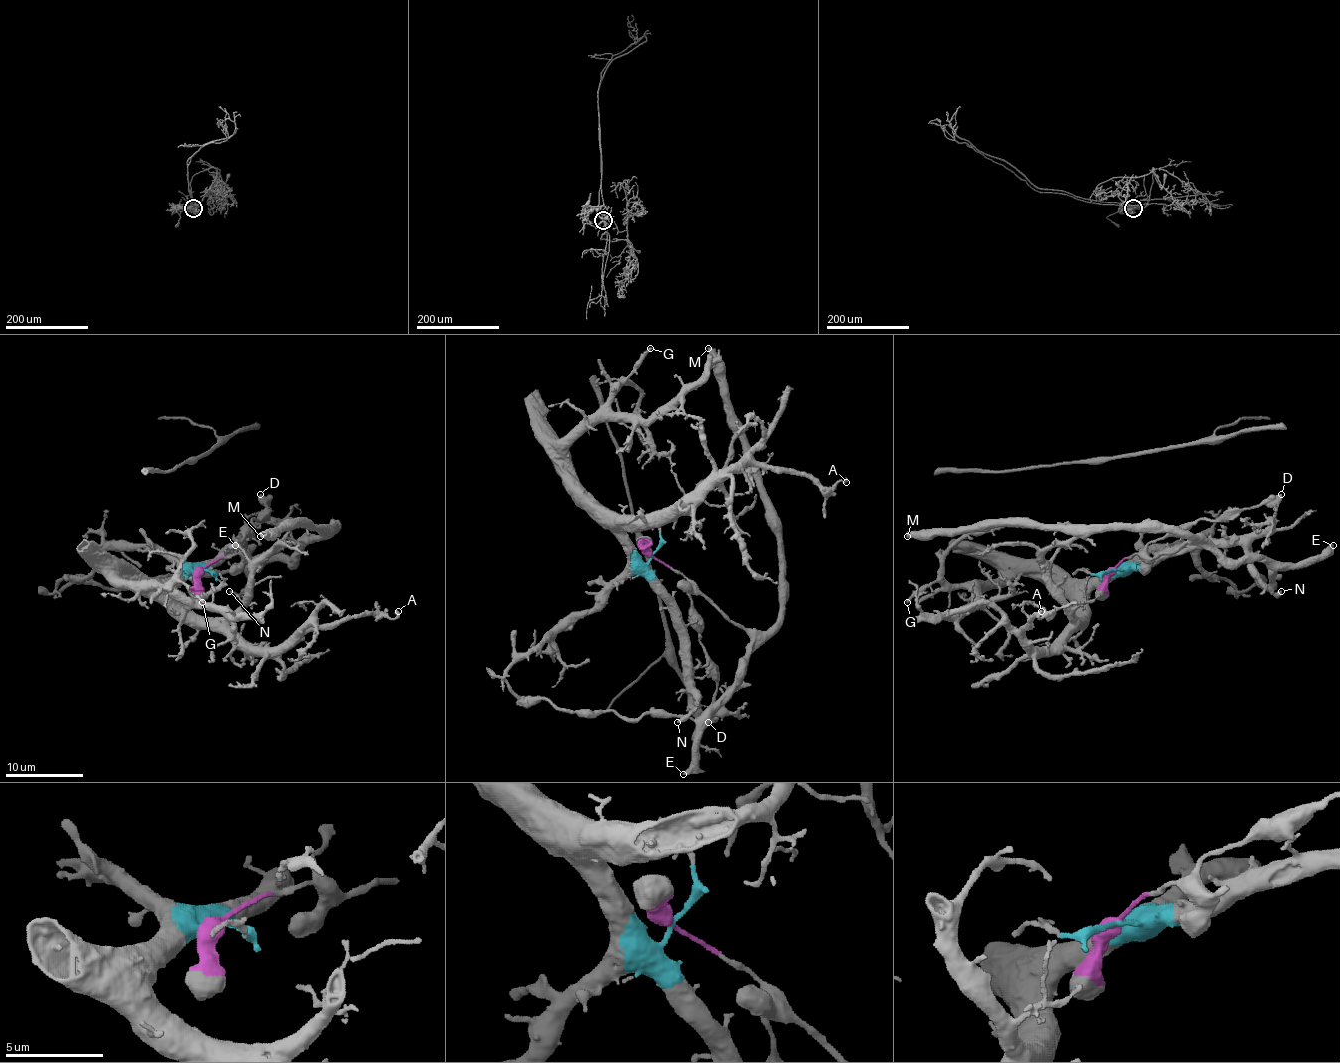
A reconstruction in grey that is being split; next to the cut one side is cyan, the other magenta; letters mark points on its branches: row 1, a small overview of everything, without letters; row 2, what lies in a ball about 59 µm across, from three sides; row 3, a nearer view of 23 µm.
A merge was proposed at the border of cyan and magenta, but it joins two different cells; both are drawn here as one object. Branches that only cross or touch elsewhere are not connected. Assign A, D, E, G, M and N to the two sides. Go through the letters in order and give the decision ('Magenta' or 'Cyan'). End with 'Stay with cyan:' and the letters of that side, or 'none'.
A: Cyan
D: Magenta
E: Magenta
G: Cyan
M: Magenta
N: Cyan
Stay with cyan: A, G, N

